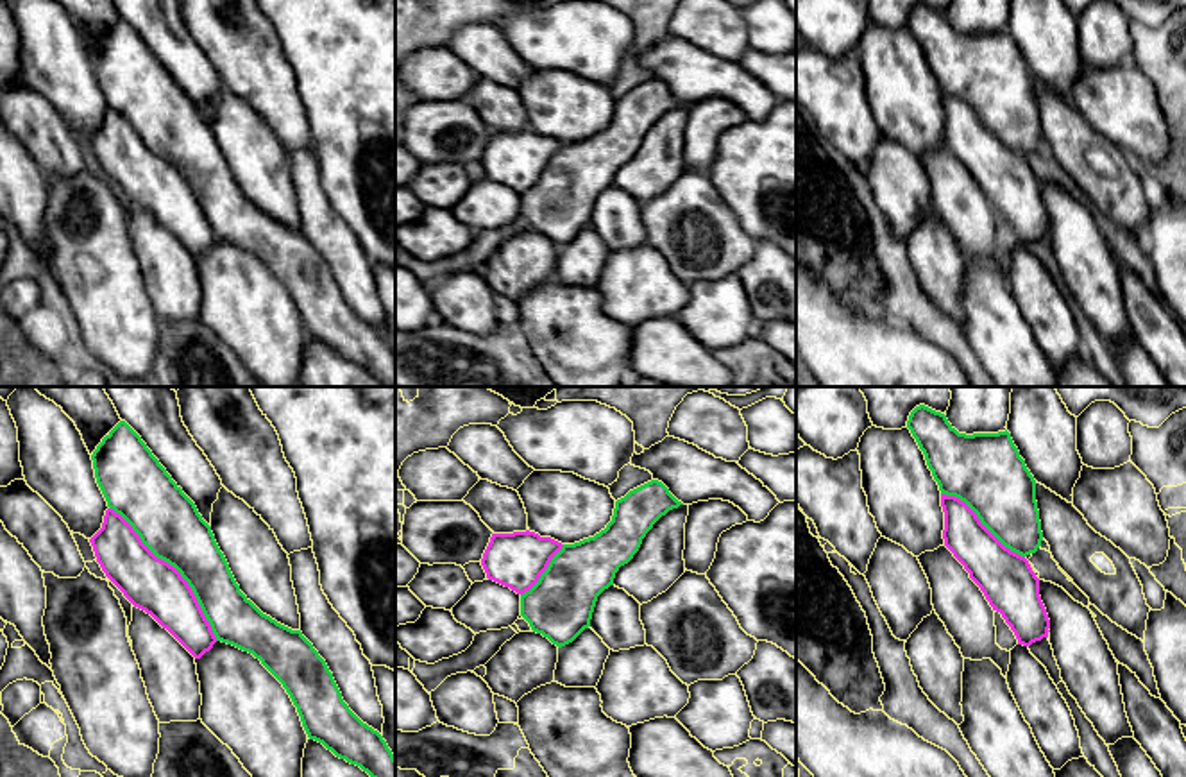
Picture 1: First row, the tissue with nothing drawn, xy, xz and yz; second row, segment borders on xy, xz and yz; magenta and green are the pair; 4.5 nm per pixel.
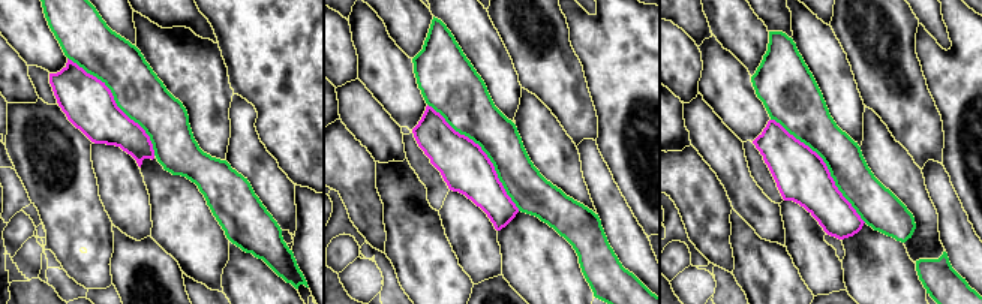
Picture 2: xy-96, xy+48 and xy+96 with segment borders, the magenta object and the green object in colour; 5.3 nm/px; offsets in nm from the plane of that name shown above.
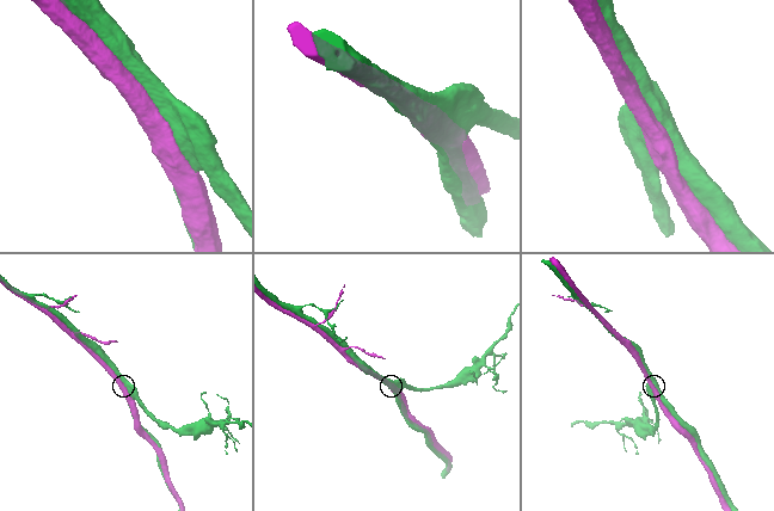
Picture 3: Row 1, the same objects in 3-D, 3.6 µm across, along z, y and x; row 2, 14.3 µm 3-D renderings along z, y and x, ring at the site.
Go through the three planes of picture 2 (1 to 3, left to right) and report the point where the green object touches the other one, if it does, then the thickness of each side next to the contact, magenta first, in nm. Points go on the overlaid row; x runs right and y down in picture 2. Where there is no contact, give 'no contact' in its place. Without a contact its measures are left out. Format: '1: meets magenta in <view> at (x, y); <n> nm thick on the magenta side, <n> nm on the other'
1: meets magenta in xy-96 at (114, 102); 280 nm thick on the magenta side, 260 nm on the other
2: meets magenta in xy+48 at (485, 153); 260 nm thick on the magenta side, 260 nm on the other
3: meets magenta in xy+96 at (825, 165); 280 nm thick on the magenta side, 220 nm on the other

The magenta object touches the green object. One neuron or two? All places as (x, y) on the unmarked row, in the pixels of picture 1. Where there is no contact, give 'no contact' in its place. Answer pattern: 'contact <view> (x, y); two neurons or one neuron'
contact xy (176, 169); two neurons

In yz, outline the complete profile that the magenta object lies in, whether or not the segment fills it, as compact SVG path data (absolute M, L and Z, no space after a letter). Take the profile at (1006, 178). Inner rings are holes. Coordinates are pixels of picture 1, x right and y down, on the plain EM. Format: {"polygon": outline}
{"polygon": "M941 93L945 145L1000 211L1018 243L1048 236L1050 218L1039 195L1039 177L1029 159L1005 147L959 97Z"}

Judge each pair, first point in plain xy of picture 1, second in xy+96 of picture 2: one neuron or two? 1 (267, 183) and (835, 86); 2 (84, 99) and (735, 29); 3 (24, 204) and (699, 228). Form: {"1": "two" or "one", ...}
{"1": "two", "2": "two", "3": "one"}

